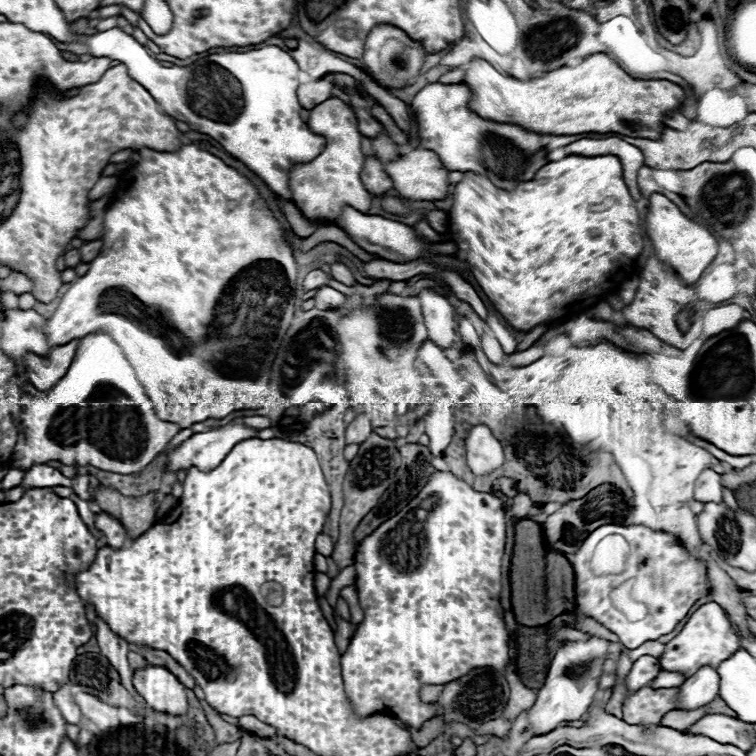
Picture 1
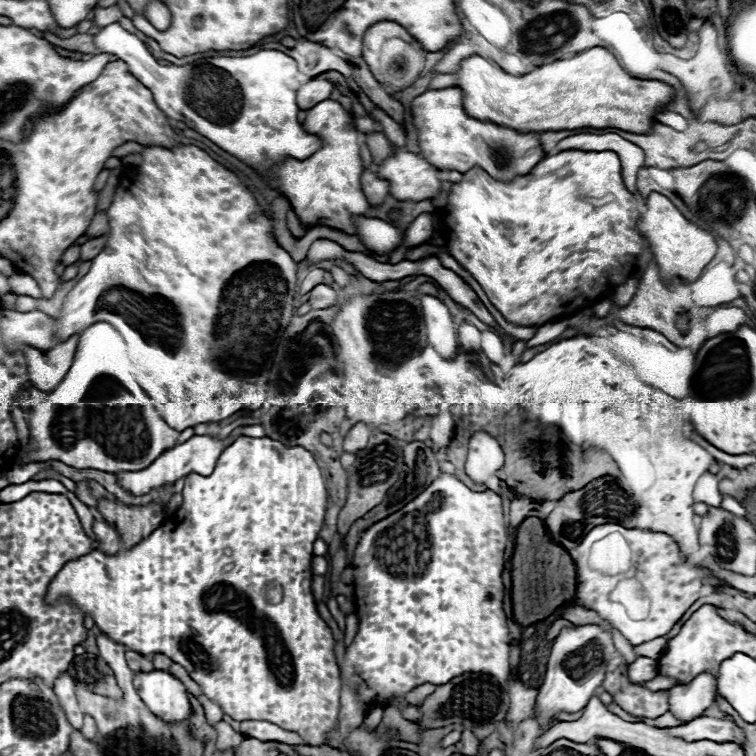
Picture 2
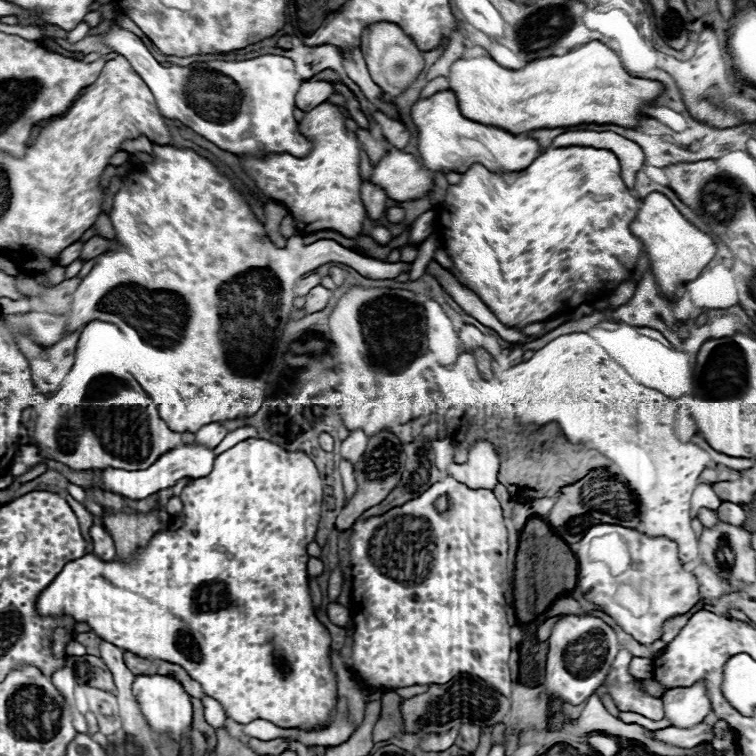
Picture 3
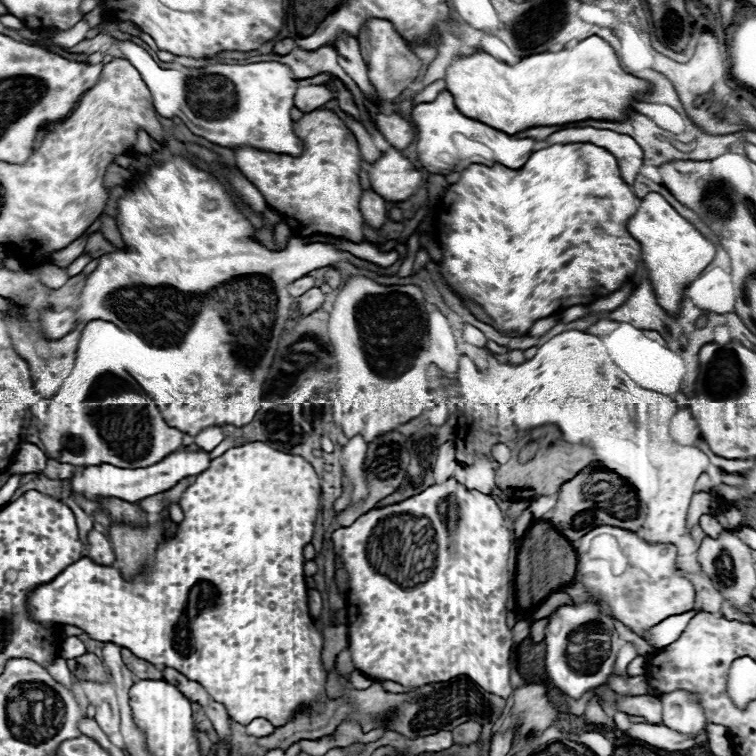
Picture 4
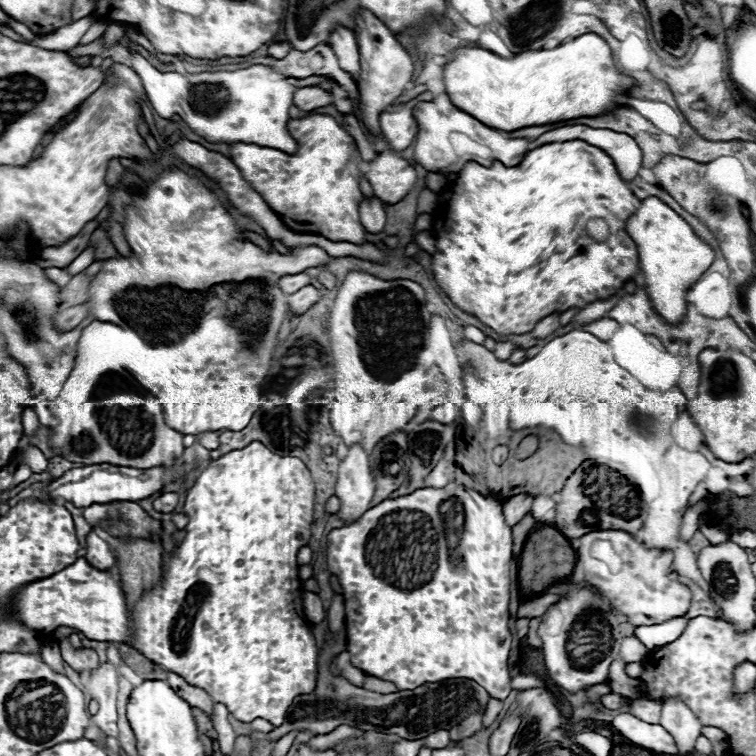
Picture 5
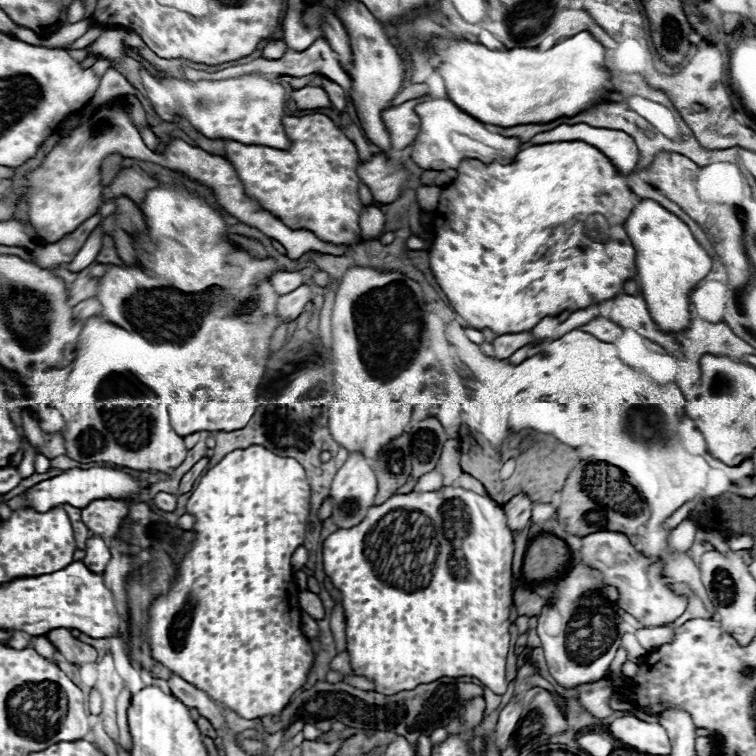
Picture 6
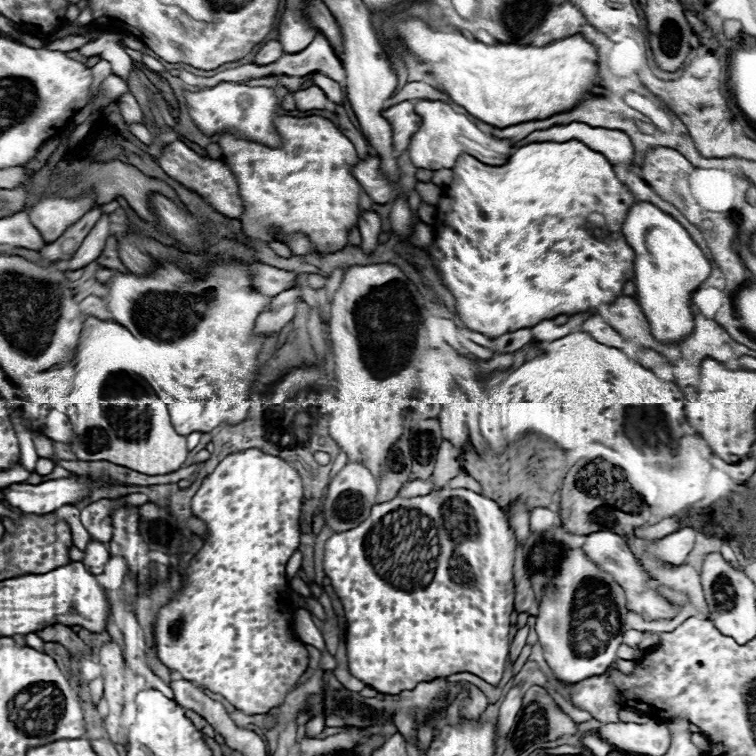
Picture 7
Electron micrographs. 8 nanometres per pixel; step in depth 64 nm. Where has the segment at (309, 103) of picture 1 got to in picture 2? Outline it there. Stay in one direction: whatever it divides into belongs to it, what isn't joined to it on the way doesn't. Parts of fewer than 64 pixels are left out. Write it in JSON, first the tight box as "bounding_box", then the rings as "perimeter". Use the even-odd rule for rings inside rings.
{"bounding_box":[298,78,334,110],"perimeter":[[[314,78],[312,82],[308,82],[308,84],[304,84],[304,86],[298,88],[298,106],[302,110],[310,110],[318,102],[328,100],[330,94],[332,94],[332,90],[334,90],[334,84],[332,82]]]}

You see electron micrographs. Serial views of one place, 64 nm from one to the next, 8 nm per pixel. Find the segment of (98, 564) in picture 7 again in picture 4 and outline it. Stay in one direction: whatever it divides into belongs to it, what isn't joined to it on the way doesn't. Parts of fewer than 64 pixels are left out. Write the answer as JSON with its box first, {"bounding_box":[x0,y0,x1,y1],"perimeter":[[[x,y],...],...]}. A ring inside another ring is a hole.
{"bounding_box":[88,530,114,566],"perimeter":[[[90,530],[88,534],[88,542],[90,542],[90,558],[98,564],[106,564],[110,566],[114,562],[114,552],[112,552],[112,544],[108,540],[108,536],[104,536],[98,530]]]}

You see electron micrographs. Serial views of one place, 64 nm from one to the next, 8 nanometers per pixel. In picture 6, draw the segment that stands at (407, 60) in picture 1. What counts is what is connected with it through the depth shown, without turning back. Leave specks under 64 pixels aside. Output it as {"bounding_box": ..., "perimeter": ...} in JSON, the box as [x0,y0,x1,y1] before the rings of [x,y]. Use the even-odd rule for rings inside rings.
{"bounding_box":[338,2,406,152],"perimeter":[[[350,2],[346,8],[338,10],[338,18],[344,22],[344,26],[350,34],[354,64],[348,70],[348,74],[352,78],[352,100],[354,100],[354,106],[358,112],[360,126],[364,128],[364,132],[372,144],[376,144],[384,152],[388,152],[390,150],[390,136],[382,124],[380,114],[404,86],[406,60],[400,56],[398,48],[386,36],[382,24],[370,14],[370,10],[364,4]]]}

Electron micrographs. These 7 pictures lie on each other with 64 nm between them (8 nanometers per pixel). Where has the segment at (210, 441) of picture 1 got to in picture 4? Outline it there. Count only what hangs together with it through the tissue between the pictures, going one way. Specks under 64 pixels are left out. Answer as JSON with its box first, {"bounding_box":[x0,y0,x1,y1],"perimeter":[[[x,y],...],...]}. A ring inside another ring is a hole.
{"bounding_box":[68,448,210,502],"perimeter":[[[180,448],[172,454],[168,454],[164,460],[152,464],[150,468],[116,468],[110,464],[102,464],[102,466],[90,466],[86,468],[82,474],[74,474],[68,480],[68,488],[74,492],[84,494],[88,500],[94,500],[98,496],[108,498],[108,496],[116,496],[128,502],[140,502],[148,496],[154,496],[158,492],[170,490],[178,480],[186,478],[186,476],[198,476],[202,474],[208,466],[210,466],[210,454],[204,450],[196,450],[196,452],[188,452],[186,448]]]}

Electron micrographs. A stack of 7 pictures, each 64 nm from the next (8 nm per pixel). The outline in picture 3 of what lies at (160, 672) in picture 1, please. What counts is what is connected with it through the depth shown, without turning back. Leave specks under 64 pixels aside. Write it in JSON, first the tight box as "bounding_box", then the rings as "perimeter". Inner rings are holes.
{"bounding_box":[132,674,192,752],"perimeter":[[[162,674],[136,676],[132,692],[138,698],[140,710],[146,716],[146,720],[150,722],[150,726],[158,732],[170,734],[170,738],[176,740],[184,752],[188,752],[190,746],[188,746],[184,734],[192,724],[192,704],[190,704],[190,696],[182,688],[182,684],[178,680],[174,680],[172,676],[162,676]]]}

